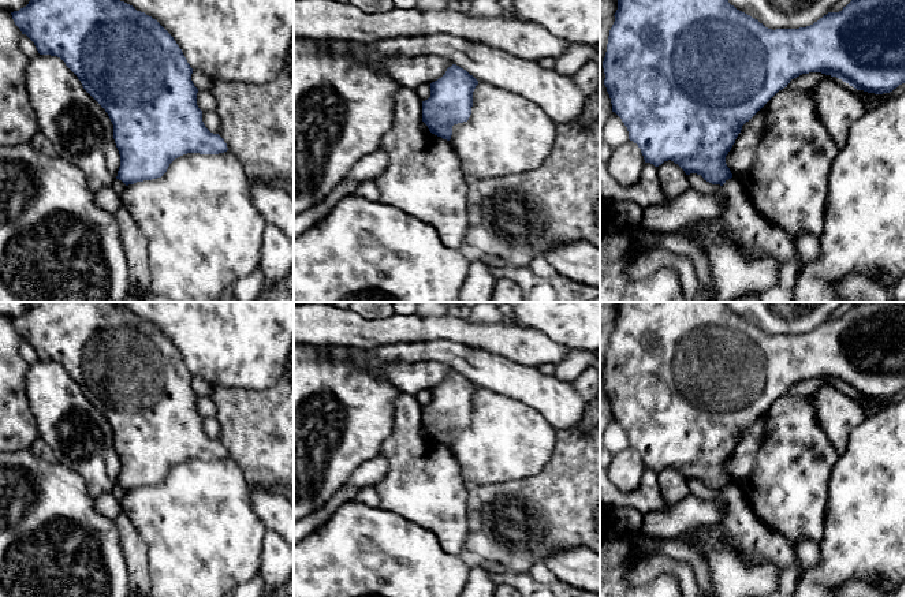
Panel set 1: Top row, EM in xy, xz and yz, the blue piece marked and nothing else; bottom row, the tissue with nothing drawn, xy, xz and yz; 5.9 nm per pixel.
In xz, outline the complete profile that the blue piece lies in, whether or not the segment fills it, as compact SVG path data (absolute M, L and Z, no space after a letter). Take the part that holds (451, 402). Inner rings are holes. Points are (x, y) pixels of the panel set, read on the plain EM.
M456 370L430 389L430 403L422 407L422 428L432 440L450 447L452 432L469 426L477 391L478 387Z

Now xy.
M31 302L26 313L11 321L38 359L60 363L105 415L120 460L116 485L126 492L161 484L169 470L183 460L219 460L228 456L224 445L210 439L202 428L202 417L197 411L198 395L191 387L193 374L174 343L152 322L112 302Z

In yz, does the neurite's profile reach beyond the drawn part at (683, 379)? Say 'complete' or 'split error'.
complete

